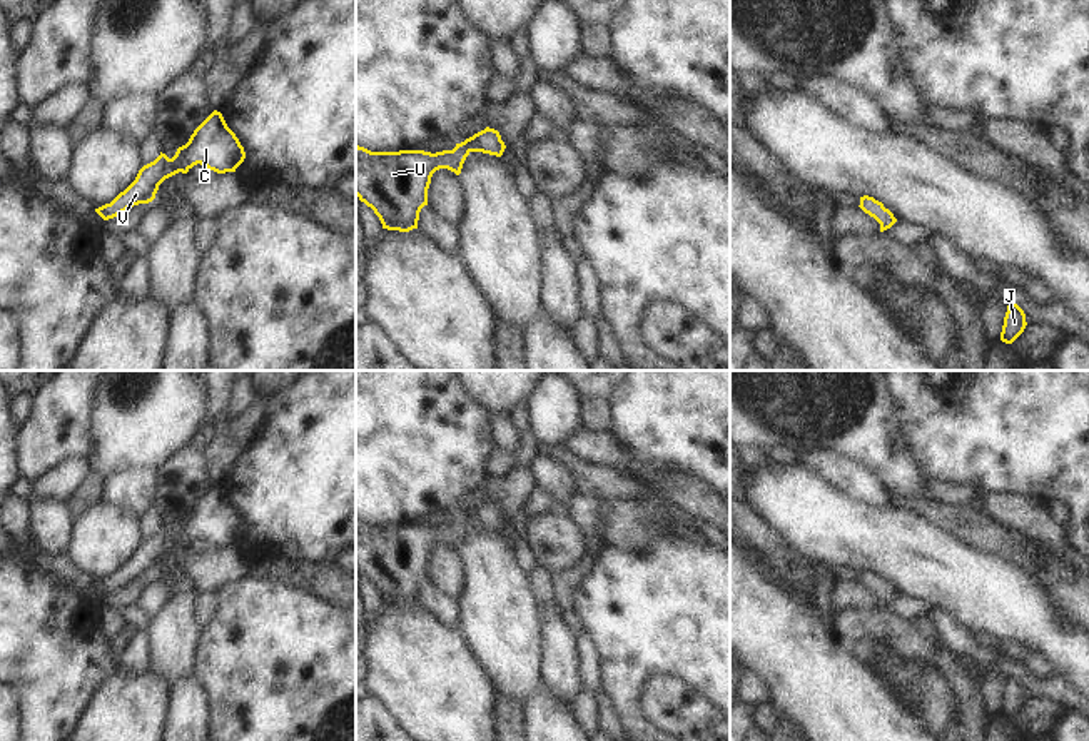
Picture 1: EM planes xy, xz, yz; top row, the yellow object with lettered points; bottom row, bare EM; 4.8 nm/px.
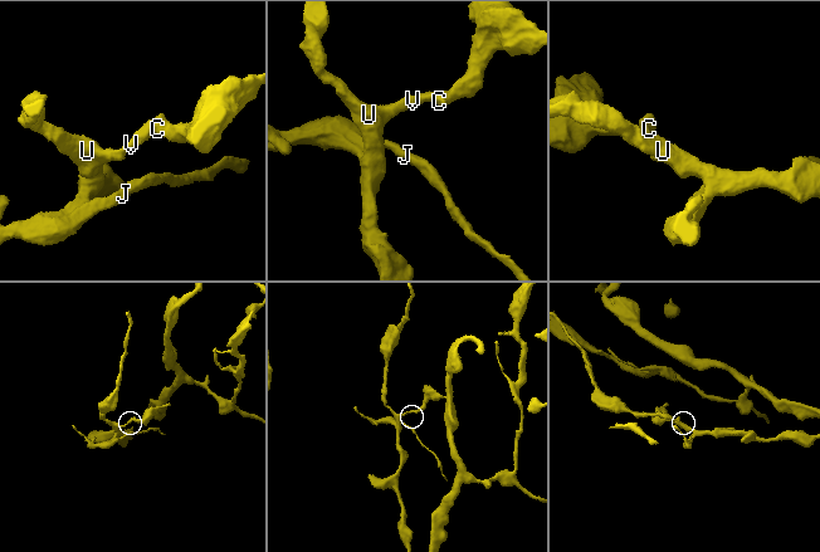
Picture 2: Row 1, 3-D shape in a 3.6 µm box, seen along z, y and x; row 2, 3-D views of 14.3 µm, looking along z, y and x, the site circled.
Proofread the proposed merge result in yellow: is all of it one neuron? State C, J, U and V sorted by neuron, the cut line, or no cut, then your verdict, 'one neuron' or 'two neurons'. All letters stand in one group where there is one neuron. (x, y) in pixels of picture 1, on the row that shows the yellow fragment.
C J U V; no cut; one neuron

